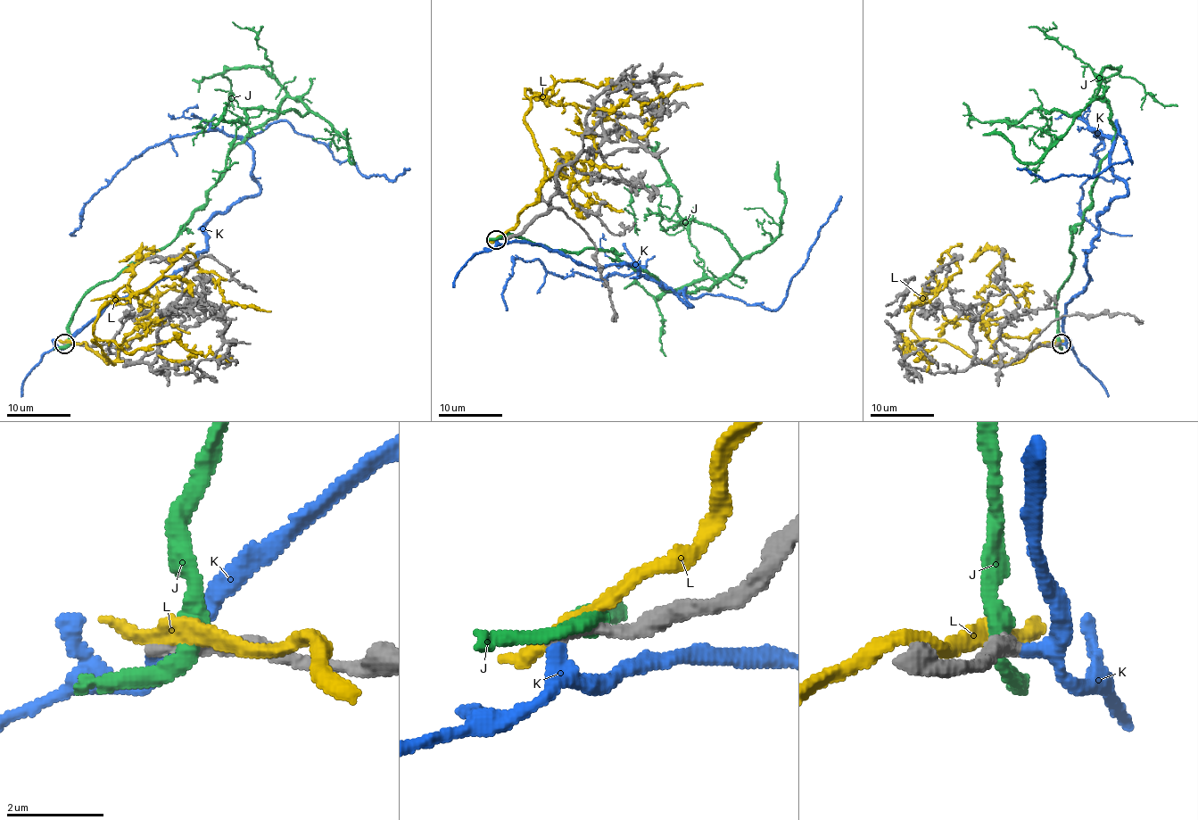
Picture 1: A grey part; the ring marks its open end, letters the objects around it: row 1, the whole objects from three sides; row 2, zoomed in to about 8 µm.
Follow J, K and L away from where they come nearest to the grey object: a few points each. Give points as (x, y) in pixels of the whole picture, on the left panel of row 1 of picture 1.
J: (68, 343), (86, 294), (162, 250), (251, 129), (287, 97), (308, 109), (205, 119)
K: (64, 344), (185, 270), (205, 224), (257, 194), (253, 152), (213, 129), (144, 149), (82, 208), (76, 236)
L: (66, 343), (112, 363), (94, 341), (98, 312), (143, 293), (188, 252), (219, 278), (227, 301), (271, 312)

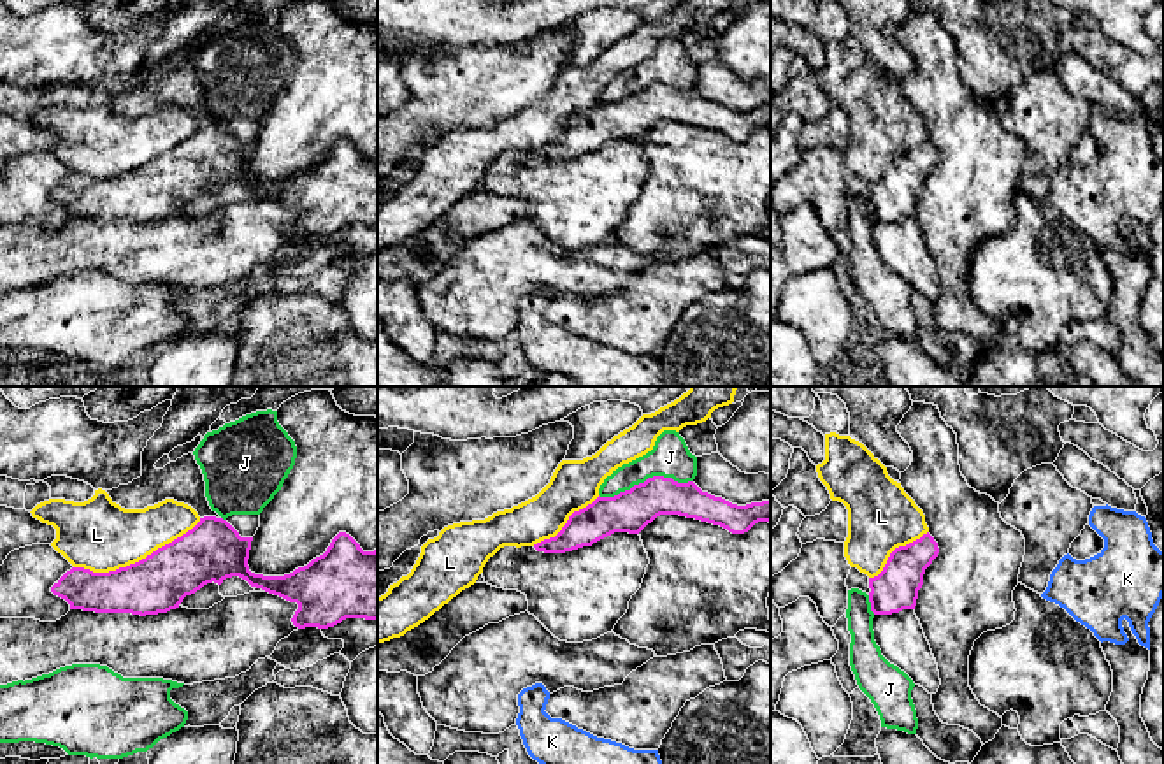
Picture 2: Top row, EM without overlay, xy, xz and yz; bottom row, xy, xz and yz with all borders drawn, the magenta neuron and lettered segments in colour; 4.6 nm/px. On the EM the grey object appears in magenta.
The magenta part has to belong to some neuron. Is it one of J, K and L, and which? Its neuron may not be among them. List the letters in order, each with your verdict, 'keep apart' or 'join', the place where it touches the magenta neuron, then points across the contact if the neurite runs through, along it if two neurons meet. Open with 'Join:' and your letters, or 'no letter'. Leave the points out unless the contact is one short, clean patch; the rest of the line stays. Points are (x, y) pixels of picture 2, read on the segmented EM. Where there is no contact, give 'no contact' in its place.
Join: K
J: keep apart; meets magenta in xz at (646, 480)
K: join; no contact
L: keep apart; meets magenta in xy at (139, 561)

